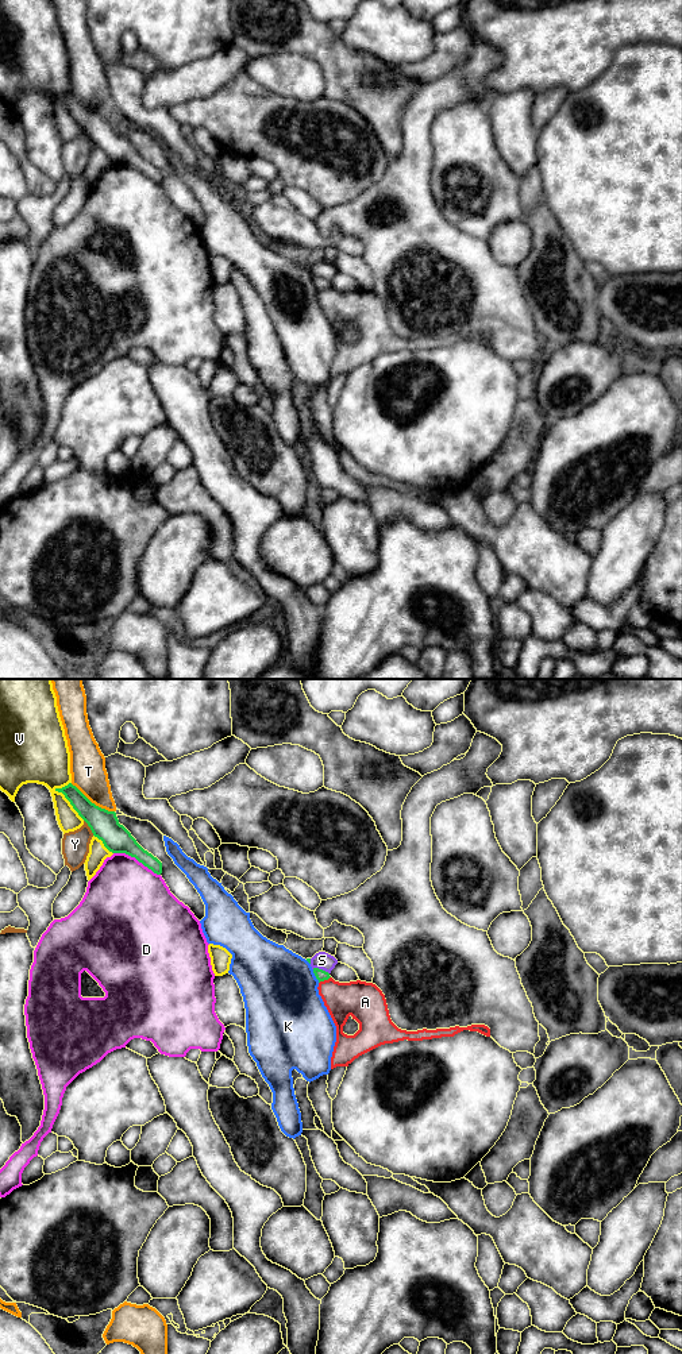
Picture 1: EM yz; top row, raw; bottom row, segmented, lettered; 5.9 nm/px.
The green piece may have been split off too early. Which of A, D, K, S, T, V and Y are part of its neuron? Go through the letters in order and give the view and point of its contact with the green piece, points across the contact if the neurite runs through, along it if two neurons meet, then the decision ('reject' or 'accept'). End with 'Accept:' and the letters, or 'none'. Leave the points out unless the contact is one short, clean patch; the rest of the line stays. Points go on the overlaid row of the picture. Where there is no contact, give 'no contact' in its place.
A: meets green in yz at (324, 979); border along yz (330, 976), (319, 983); reject
D: meets green in yz at (137, 859); reject
K: meets green in yz at (315, 975); reject
S: meets green in yz at (320, 969); reject
T: meets green in yz at (91, 802); reject
V: meets green in yz at (70, 803); reject
Y: meets green in yz at (89, 826); border along yz (84, 820), (93, 834); reject
Accept: none

